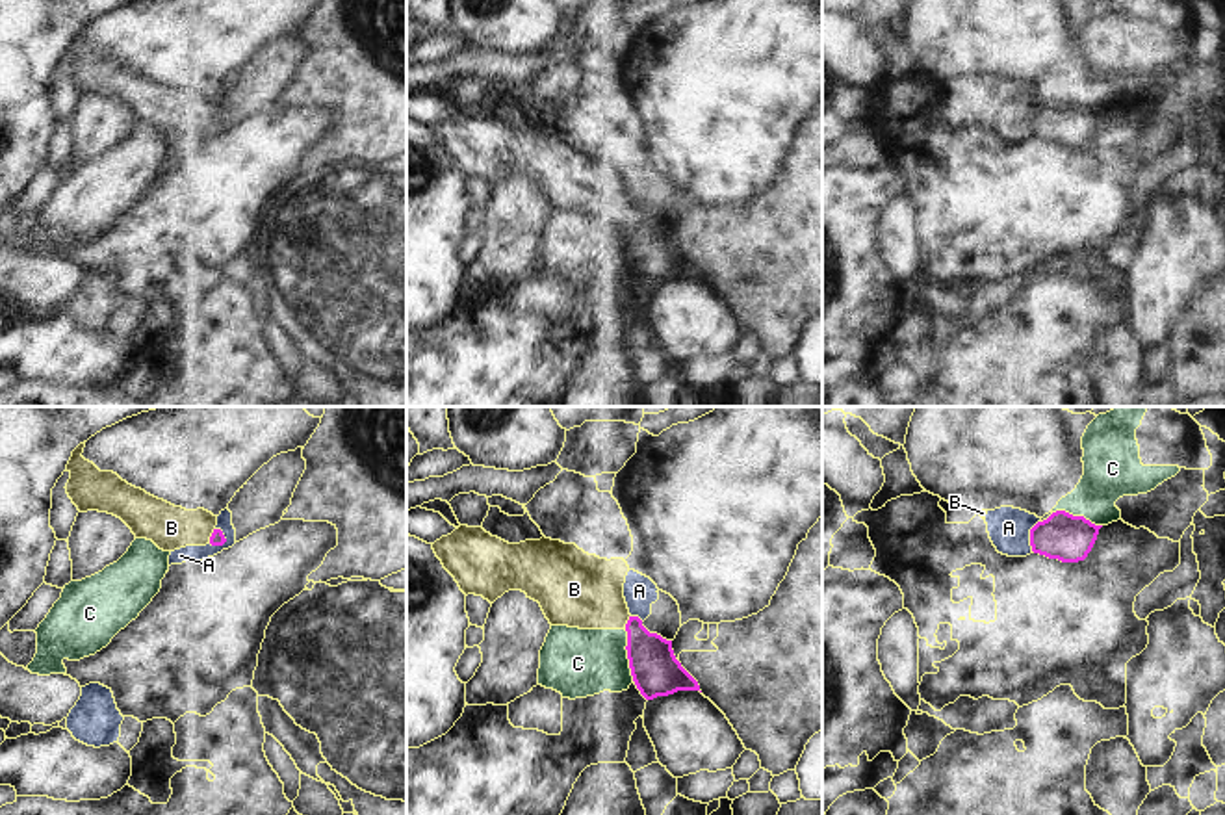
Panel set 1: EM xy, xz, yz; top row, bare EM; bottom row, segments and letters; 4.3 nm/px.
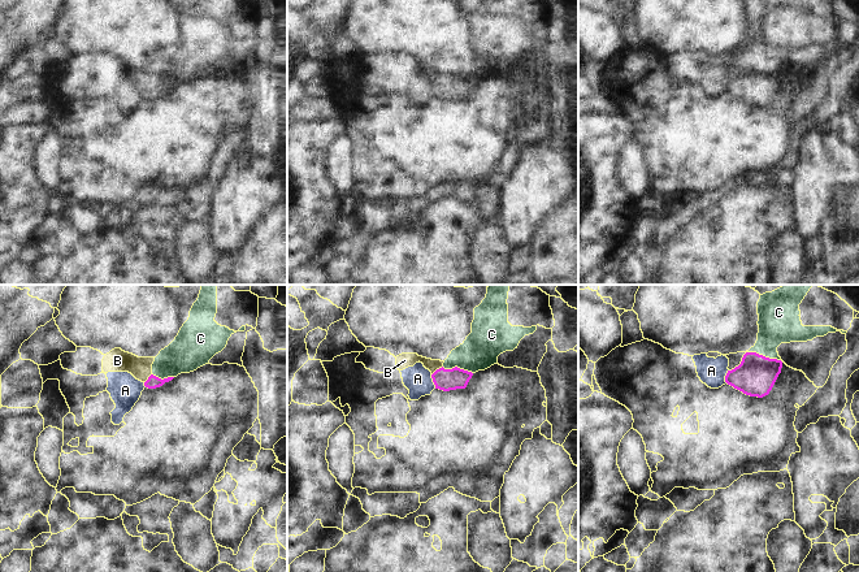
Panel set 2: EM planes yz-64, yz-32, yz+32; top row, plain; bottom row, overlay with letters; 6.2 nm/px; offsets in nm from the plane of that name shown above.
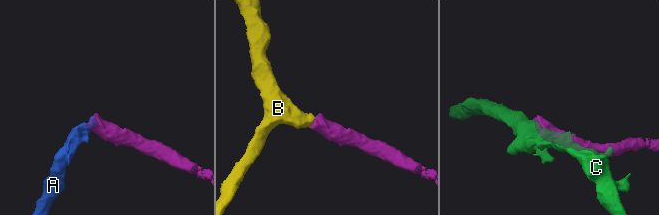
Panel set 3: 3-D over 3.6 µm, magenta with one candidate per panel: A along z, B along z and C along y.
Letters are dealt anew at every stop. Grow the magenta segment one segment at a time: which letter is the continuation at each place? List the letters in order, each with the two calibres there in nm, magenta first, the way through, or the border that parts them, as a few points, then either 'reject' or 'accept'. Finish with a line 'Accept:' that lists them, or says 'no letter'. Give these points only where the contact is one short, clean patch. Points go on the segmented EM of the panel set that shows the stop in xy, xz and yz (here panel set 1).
A: 60 nm thick on the magenta side, 70 nm on the other; border along xy (216, 528), (225, 539), (221, 546); reject
B: 60 nm thick on the magenta side, 190 nm on the other; runs through xy (218, 539), (212, 535), (197, 528), (171, 528); accept
C: 200 nm thick on the magenta side, 300 nm on the other; border along xz (624, 630), (628, 667), (635, 682); reject
Accept: B

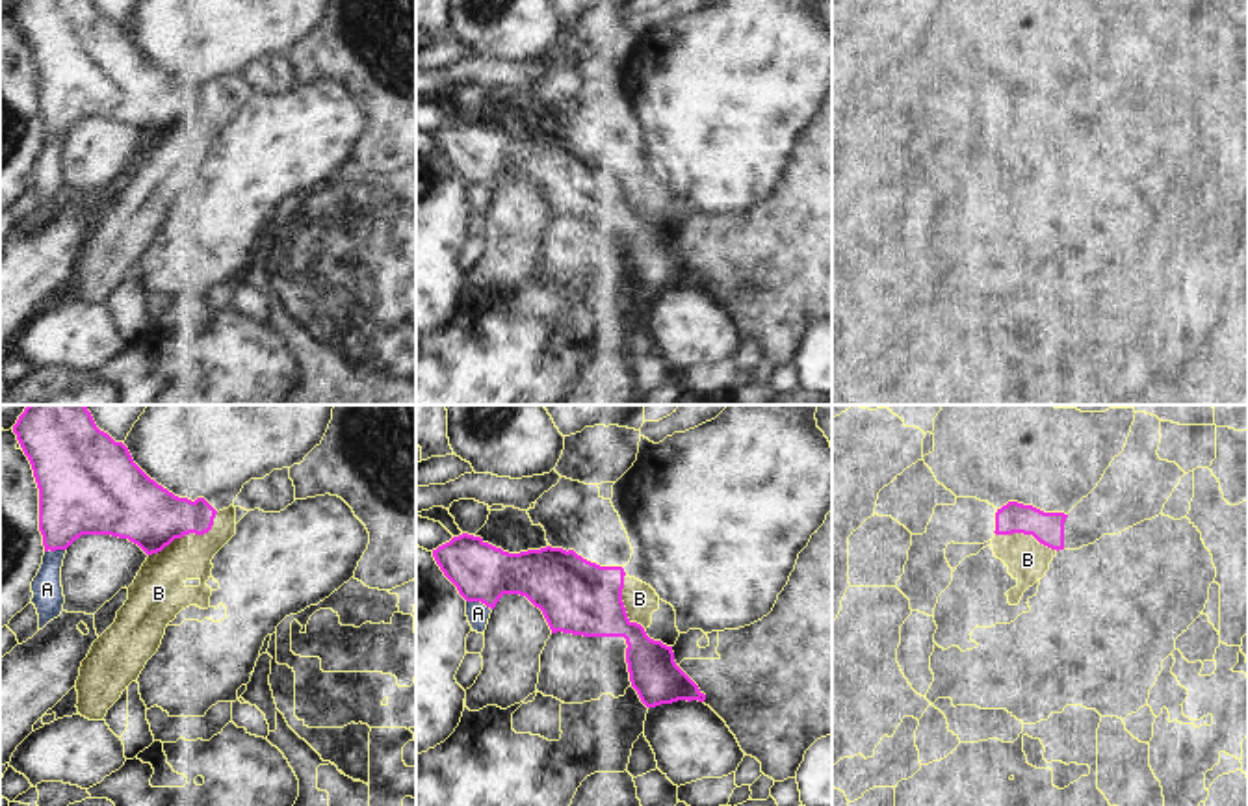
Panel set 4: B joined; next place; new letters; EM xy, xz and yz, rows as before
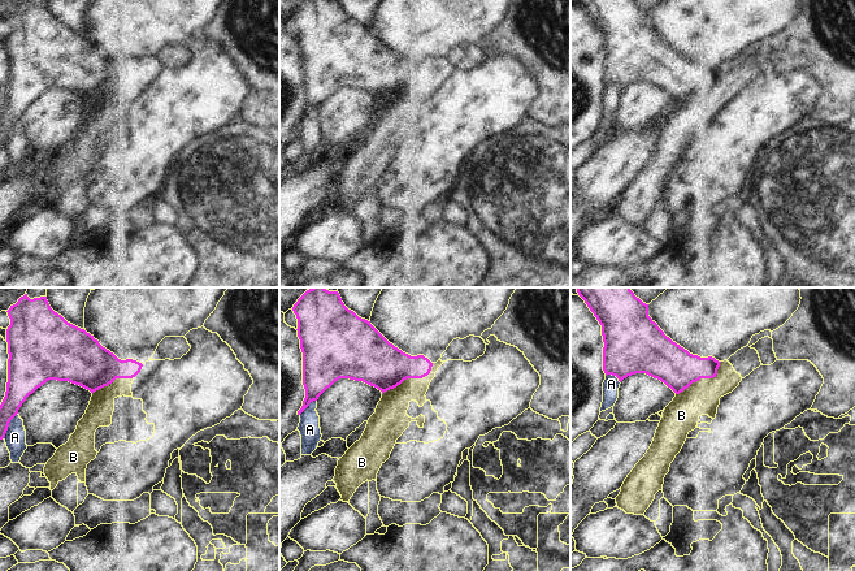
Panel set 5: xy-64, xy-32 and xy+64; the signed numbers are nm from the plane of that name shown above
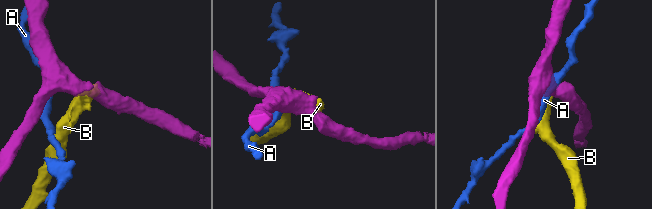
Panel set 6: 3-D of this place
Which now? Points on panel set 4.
A: 260 nm thick on the magenta side, 100 nm on the other; reject
B: 280 nm thick on the magenta side, 220 nm on the other; border along xy (218, 513), (207, 532), (175, 537), (149, 556); reject
Accept: no letter

